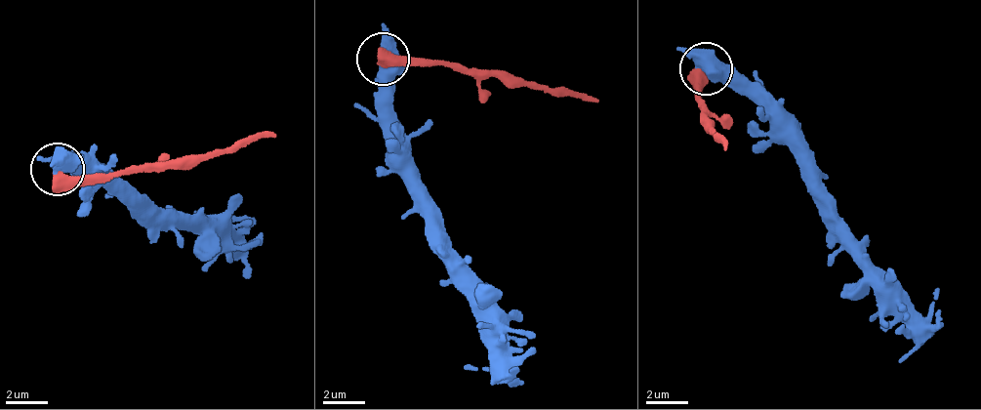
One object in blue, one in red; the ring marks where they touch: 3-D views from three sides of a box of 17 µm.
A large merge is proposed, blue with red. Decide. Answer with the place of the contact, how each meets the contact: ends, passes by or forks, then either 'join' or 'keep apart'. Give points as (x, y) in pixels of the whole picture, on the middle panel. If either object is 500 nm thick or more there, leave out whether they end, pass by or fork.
(383, 59) | keep apart

